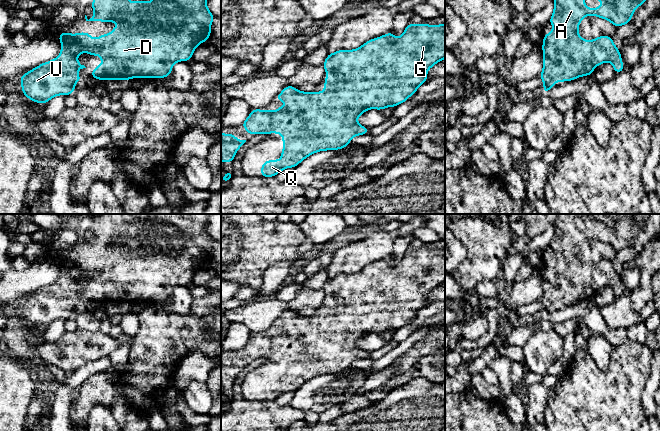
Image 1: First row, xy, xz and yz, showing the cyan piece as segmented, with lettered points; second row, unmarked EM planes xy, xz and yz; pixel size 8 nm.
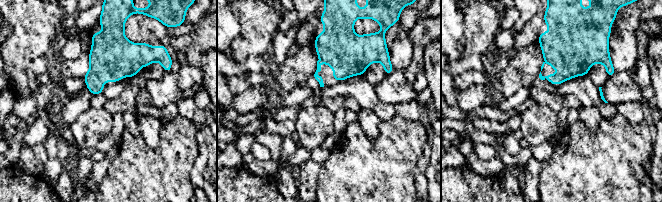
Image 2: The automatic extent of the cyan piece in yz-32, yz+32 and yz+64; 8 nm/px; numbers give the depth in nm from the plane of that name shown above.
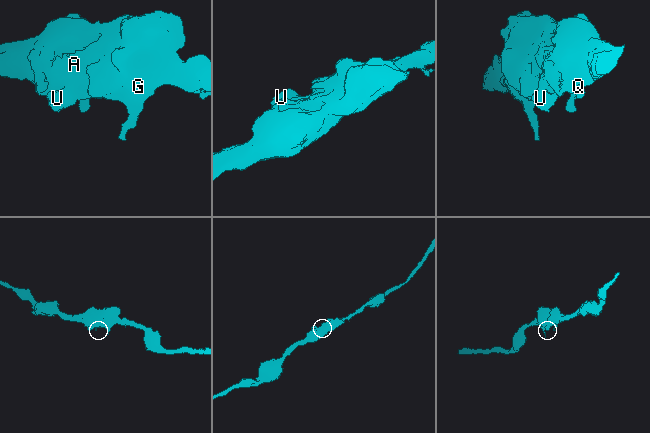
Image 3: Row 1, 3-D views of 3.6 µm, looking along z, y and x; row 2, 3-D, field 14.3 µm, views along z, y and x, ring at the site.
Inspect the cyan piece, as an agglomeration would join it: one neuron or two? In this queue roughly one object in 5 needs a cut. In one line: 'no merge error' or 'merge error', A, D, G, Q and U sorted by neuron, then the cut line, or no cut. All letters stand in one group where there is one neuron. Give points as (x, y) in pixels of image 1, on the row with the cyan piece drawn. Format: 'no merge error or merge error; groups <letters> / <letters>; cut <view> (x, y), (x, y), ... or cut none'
no merge error; groups A D G Q U; cut none

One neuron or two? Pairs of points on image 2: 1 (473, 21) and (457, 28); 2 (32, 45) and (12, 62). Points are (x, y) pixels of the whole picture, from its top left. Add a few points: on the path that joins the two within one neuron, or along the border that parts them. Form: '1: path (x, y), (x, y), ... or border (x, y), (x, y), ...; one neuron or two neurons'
1: border (459, 10), (464, 23), (461, 48); two neurons
2: path (27, 47), (17, 57); one neuron

